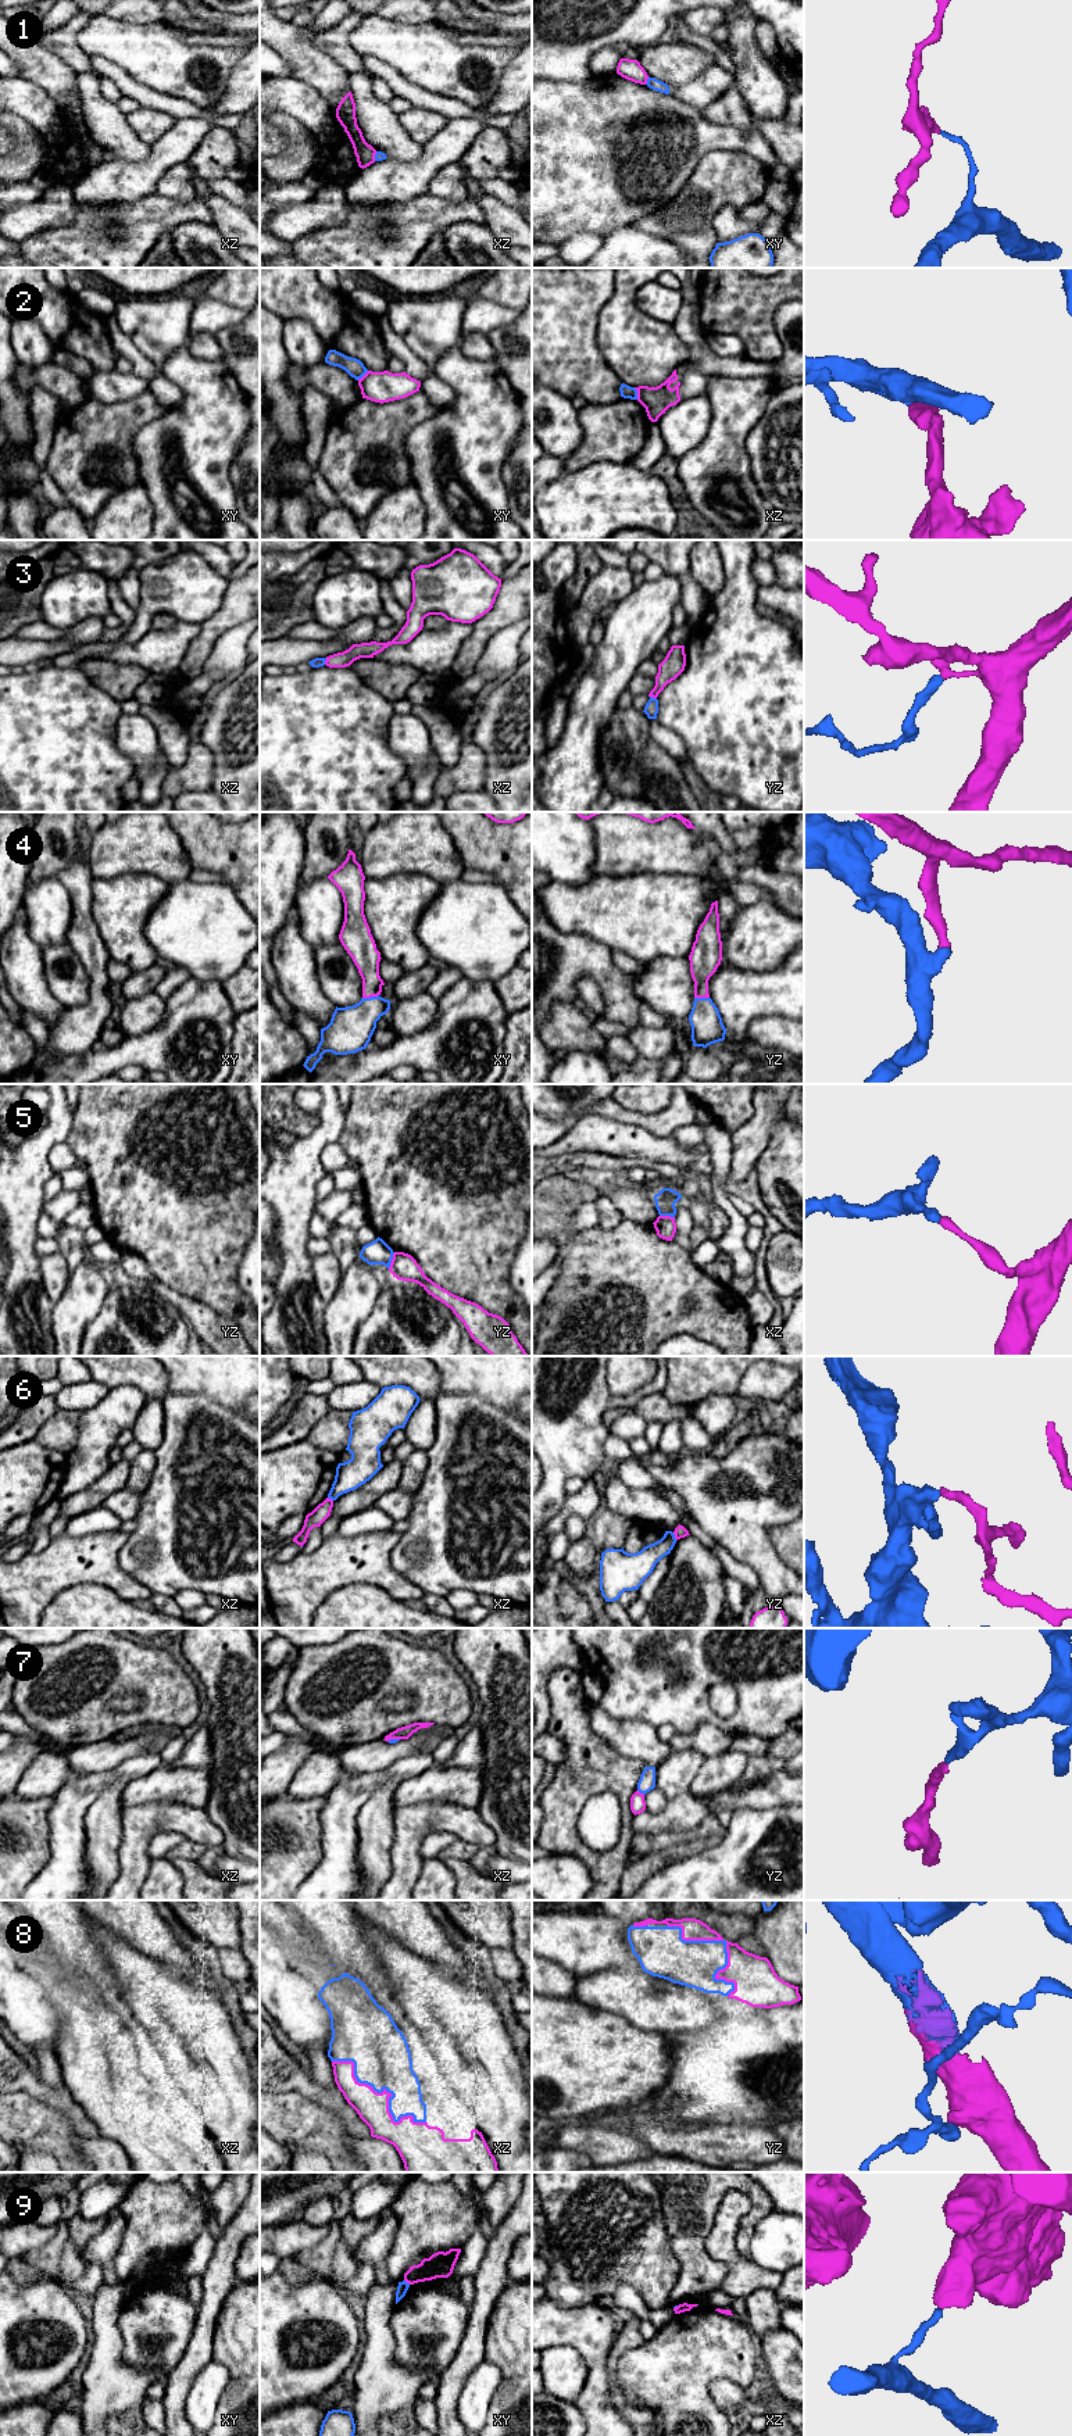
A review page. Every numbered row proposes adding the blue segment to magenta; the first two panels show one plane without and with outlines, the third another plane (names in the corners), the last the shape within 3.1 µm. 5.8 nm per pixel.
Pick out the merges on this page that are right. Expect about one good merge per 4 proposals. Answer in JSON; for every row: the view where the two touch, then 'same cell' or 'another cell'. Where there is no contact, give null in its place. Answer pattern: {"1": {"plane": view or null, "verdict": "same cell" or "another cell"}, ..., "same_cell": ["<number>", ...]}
{"1": {"plane": "xy", "verdict": "another cell"}, "2": {"plane": "xz", "verdict": "another cell"}, "3": {"plane": "xz", "verdict": "another cell"}, "4": {"plane": "xy", "verdict": "same cell"}, "5": {"plane": "yz", "verdict": "another cell"}, "6": {"plane": "yz", "verdict": "another cell"}, "7": {"plane": "yz", "verdict": "another cell"}, "8": {"plane": "xz", "verdict": "same cell"}, "9": {"plane": "xy", "verdict": "another cell"}, "same_cell": ["4", "8"]}

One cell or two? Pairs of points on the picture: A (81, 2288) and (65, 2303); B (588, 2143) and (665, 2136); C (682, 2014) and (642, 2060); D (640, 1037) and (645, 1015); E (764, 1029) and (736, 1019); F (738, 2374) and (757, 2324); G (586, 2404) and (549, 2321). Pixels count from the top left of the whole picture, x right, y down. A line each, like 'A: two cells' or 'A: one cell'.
A: two cells
B: two cells
C: two cells
D: two cells
E: two cells
F: two cells
G: one cell

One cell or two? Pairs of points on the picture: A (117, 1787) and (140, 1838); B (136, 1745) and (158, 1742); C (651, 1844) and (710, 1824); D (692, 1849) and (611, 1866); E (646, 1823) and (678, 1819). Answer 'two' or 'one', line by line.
A: two
B: one
C: one
D: two
E: one

